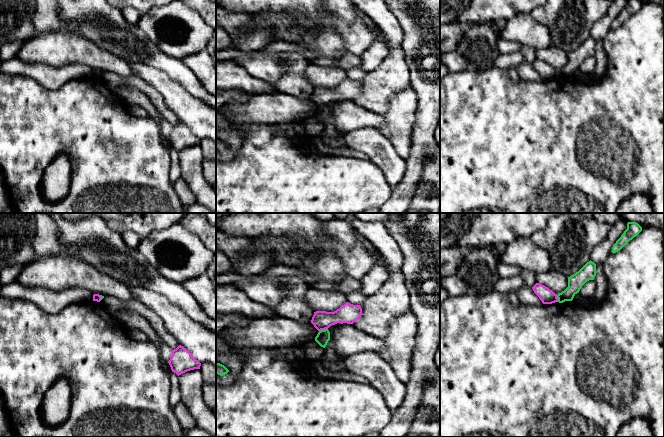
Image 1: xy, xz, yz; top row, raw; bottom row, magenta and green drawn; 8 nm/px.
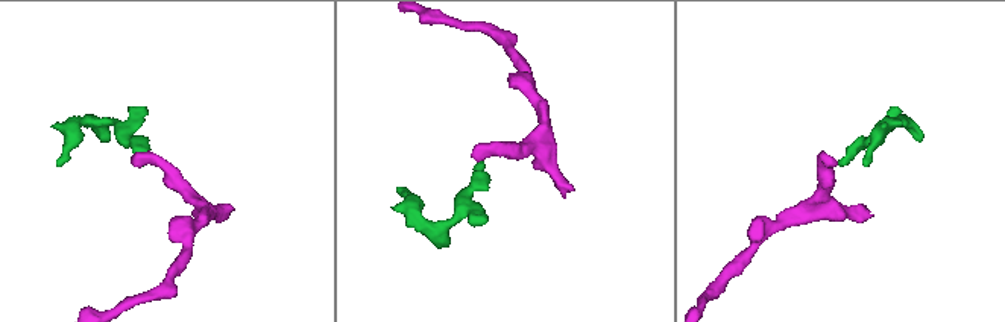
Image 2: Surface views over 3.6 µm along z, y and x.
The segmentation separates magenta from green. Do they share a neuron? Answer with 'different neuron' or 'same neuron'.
different neuron

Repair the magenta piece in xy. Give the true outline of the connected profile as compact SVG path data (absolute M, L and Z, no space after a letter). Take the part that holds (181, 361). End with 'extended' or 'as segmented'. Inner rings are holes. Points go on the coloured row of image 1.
M181 345L172 350L172 355L168 363L172 372L176 373L178 376L190 370L200 369L201 366L201 363Z | as segmented

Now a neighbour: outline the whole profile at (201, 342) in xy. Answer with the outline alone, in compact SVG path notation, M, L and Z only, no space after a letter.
M140 286L129 287L133 297L154 311L196 360L216 366L216 333L195 322L165 296Z

